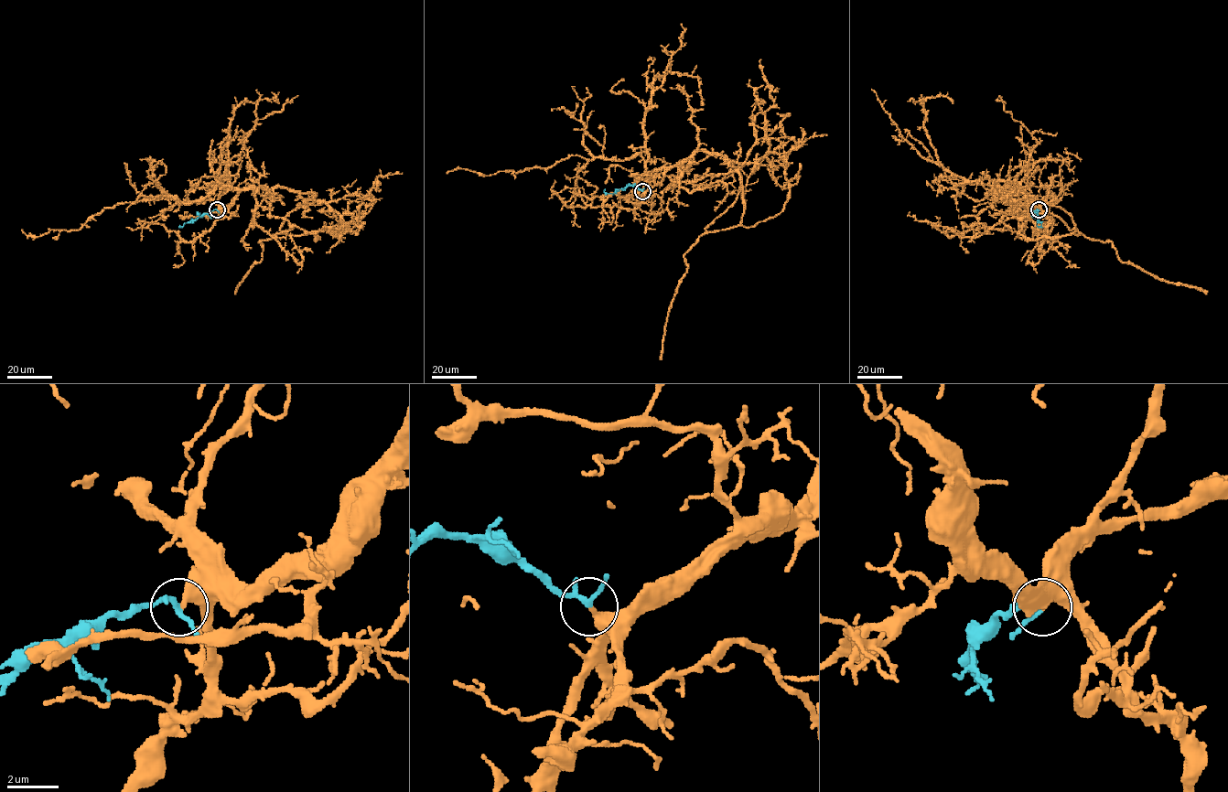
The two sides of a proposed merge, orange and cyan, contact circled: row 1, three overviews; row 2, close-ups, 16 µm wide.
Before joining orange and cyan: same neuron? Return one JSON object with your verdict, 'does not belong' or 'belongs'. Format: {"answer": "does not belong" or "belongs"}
{"answer": "belongs"}

